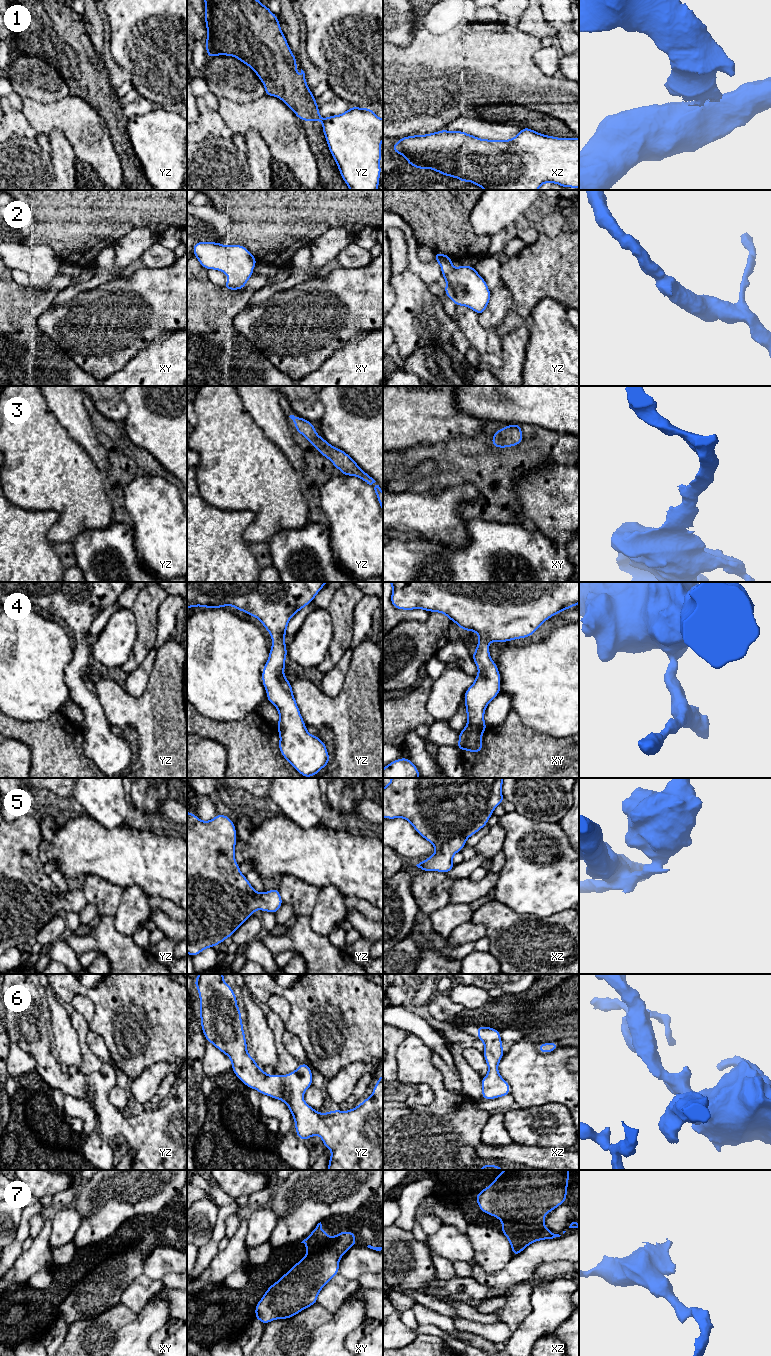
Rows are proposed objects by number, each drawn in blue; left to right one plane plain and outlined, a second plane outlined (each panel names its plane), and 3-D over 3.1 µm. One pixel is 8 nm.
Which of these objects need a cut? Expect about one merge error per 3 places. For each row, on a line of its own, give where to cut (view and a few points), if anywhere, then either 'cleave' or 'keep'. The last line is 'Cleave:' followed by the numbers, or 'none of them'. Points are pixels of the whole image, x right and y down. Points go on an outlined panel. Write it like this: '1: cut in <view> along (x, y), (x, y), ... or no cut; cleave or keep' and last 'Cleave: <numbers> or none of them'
1: cut in yz along (324, 119), (322, 122); cleave
2: no cut; keep
3: no cut; keep
4: no cut; keep
5: no cut; keep
6: no cut; keep
7: cut in xz along (502, 1220), (543, 1224); cleave
Cleave: 1, 7

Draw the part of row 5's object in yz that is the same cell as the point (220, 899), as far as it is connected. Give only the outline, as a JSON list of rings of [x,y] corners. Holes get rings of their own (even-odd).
[[[187,812],[187,953],[192,957],[232,937],[256,910],[276,914],[283,904],[278,887],[259,893],[240,872],[234,852],[236,843],[235,824],[228,816],[217,814],[210,821],[202,821],[192,812]]]

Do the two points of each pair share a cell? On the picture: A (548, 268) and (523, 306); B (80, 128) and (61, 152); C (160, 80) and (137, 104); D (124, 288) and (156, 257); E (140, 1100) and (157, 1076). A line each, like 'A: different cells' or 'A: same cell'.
A: same cell
B: different cells
C: different cells
D: different cells
E: same cell

